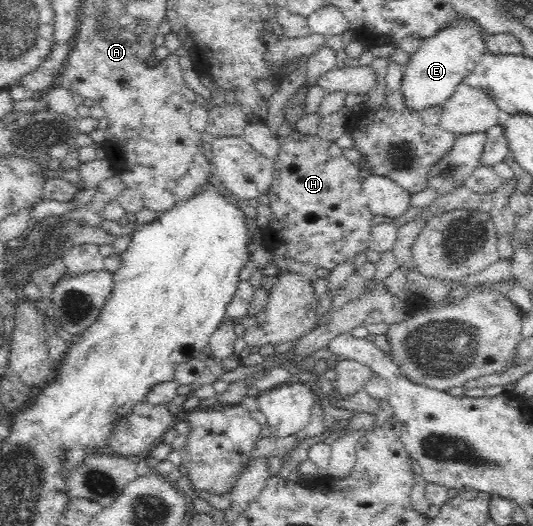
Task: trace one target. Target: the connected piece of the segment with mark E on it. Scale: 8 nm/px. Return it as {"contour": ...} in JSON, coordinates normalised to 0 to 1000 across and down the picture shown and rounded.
{"contour":[[[865,32],[848,38],[811,70],[794,74],[792,86],[756,125],[750,177],[769,209],[788,211],[816,200],[833,200],[854,175],[856,163],[893,127],[912,101],[908,57],[893,38]]]}

